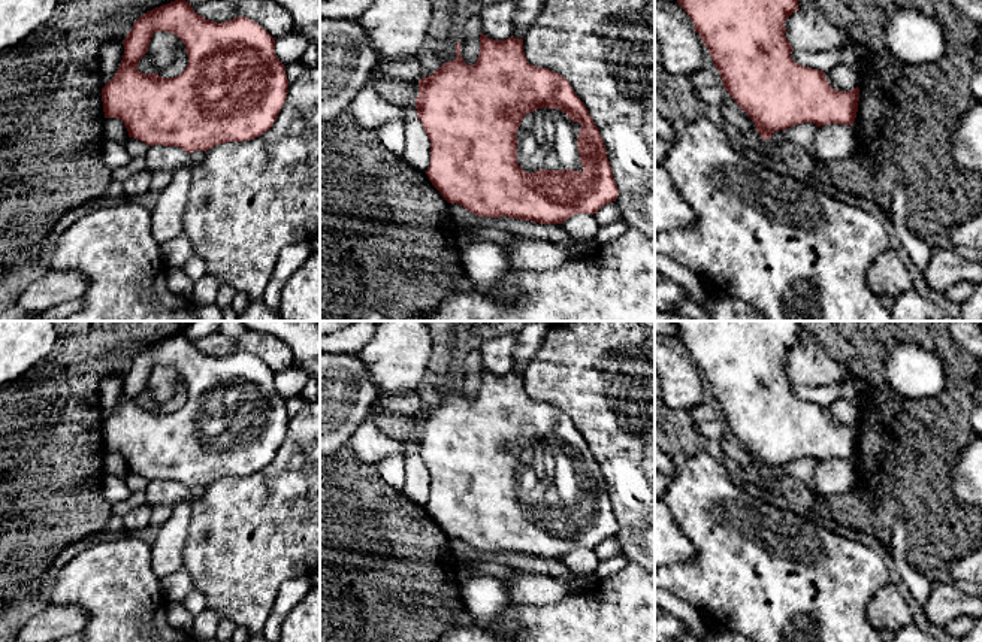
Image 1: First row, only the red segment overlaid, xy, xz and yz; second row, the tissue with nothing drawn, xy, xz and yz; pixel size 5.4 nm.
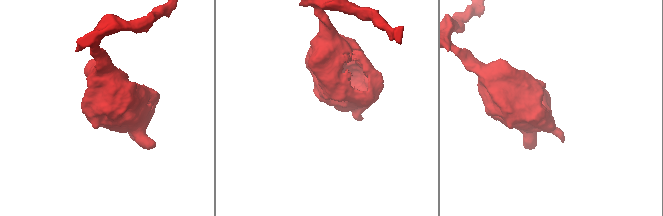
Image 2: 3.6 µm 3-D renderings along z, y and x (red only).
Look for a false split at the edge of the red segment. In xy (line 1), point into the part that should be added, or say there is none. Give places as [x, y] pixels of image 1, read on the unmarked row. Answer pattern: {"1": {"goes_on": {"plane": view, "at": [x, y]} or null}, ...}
{"1": {"goes_on": null}}

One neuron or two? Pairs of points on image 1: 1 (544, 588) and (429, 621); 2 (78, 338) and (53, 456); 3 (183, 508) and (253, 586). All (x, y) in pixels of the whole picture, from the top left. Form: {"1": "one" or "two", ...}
{"1": "two", "2": "one", "3": "two"}

